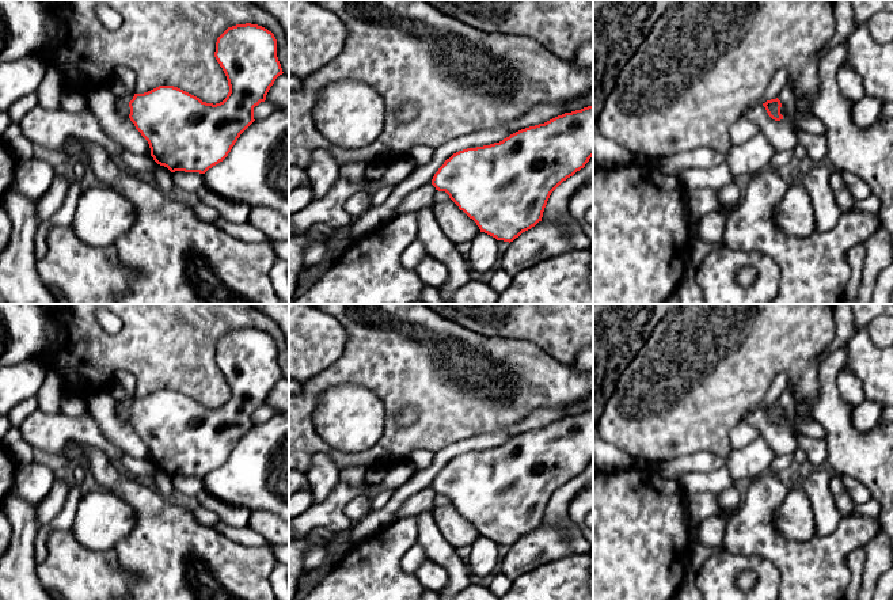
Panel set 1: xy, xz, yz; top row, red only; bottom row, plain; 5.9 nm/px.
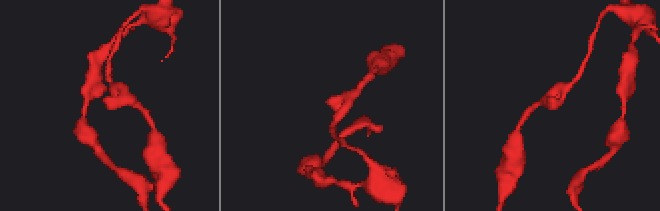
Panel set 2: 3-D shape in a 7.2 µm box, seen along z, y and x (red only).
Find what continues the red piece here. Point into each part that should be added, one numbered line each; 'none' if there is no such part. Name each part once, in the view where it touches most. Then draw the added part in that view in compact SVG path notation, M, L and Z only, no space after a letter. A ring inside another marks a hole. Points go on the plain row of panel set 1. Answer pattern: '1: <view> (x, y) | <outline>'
none

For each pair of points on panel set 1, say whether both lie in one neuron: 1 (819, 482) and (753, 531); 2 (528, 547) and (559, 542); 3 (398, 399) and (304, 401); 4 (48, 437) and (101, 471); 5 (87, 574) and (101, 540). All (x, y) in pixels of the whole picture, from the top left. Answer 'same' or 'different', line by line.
1: different
2: same
3: same
4: different
5: different

